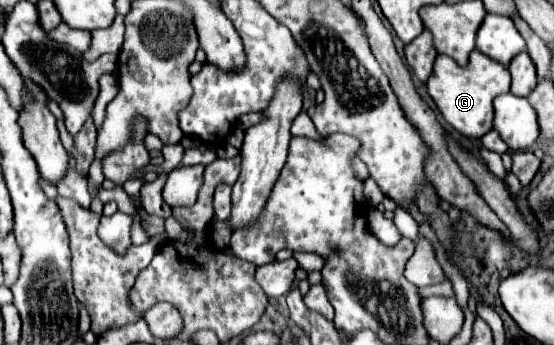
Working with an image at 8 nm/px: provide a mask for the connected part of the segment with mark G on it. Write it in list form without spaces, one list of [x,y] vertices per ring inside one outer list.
[[[473,51],[467,67],[459,67],[451,57],[439,55],[435,59],[435,67],[431,77],[427,79],[427,93],[435,101],[443,119],[463,137],[479,139],[493,127],[493,105],[491,101],[497,95],[509,91],[511,75],[505,65],[489,59],[481,51]]]

